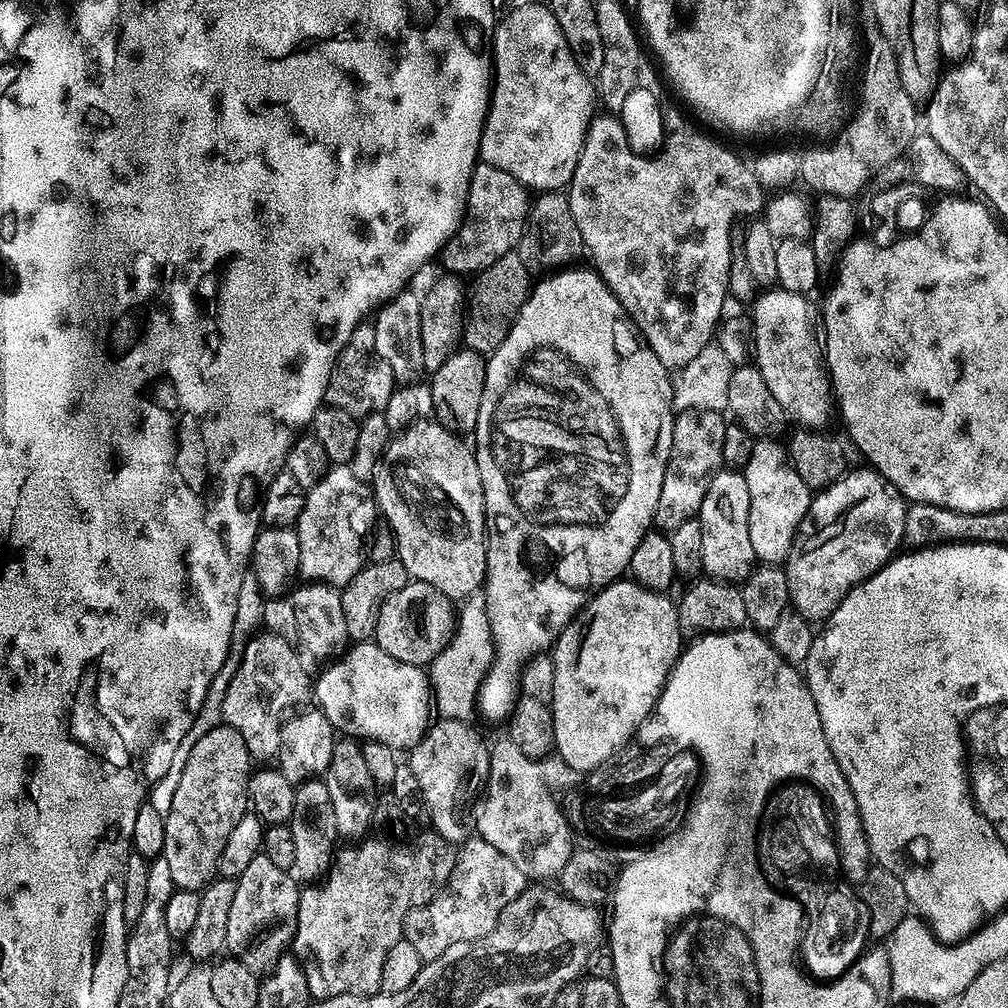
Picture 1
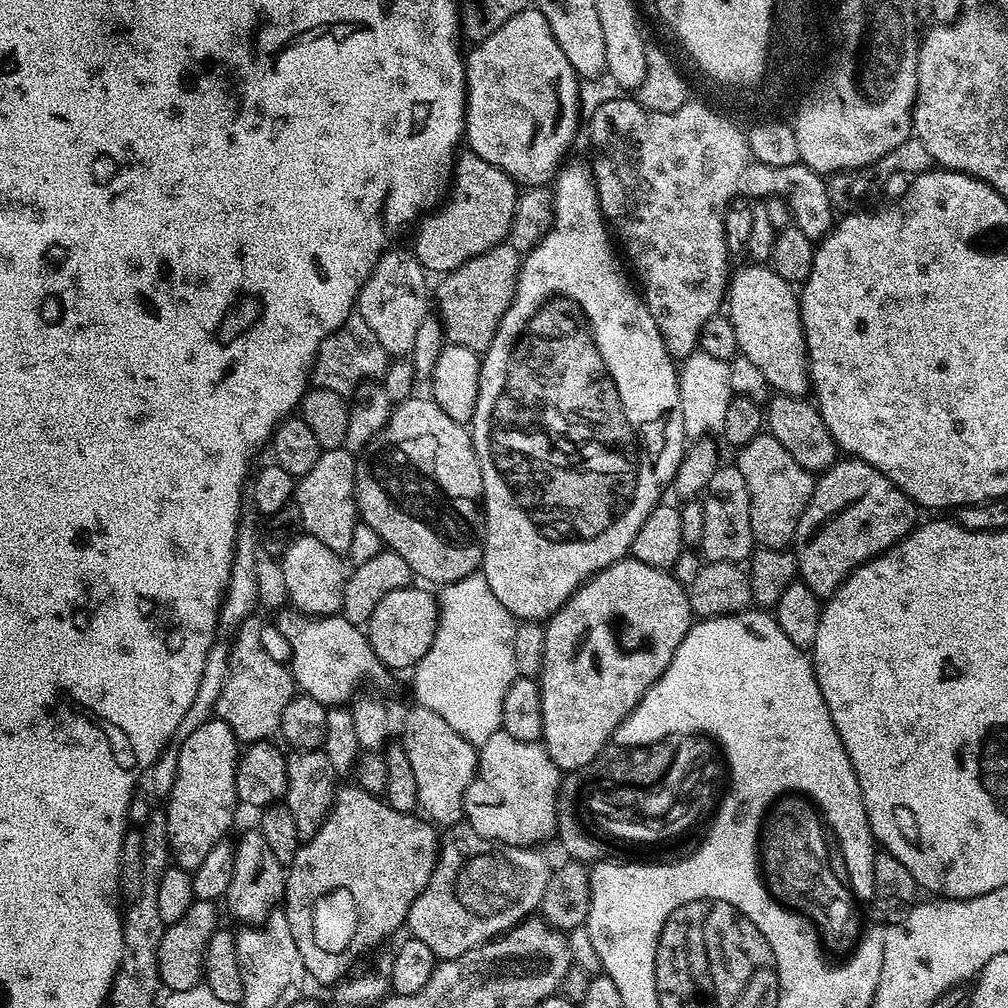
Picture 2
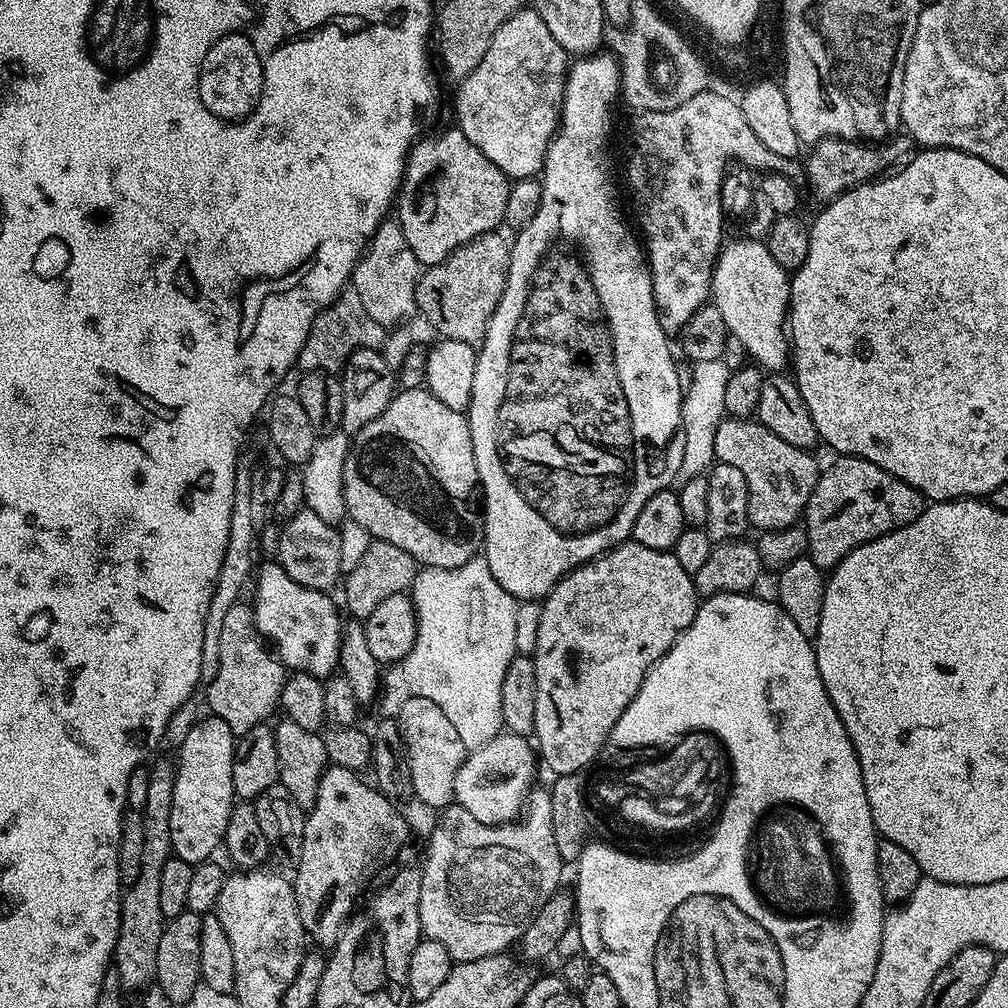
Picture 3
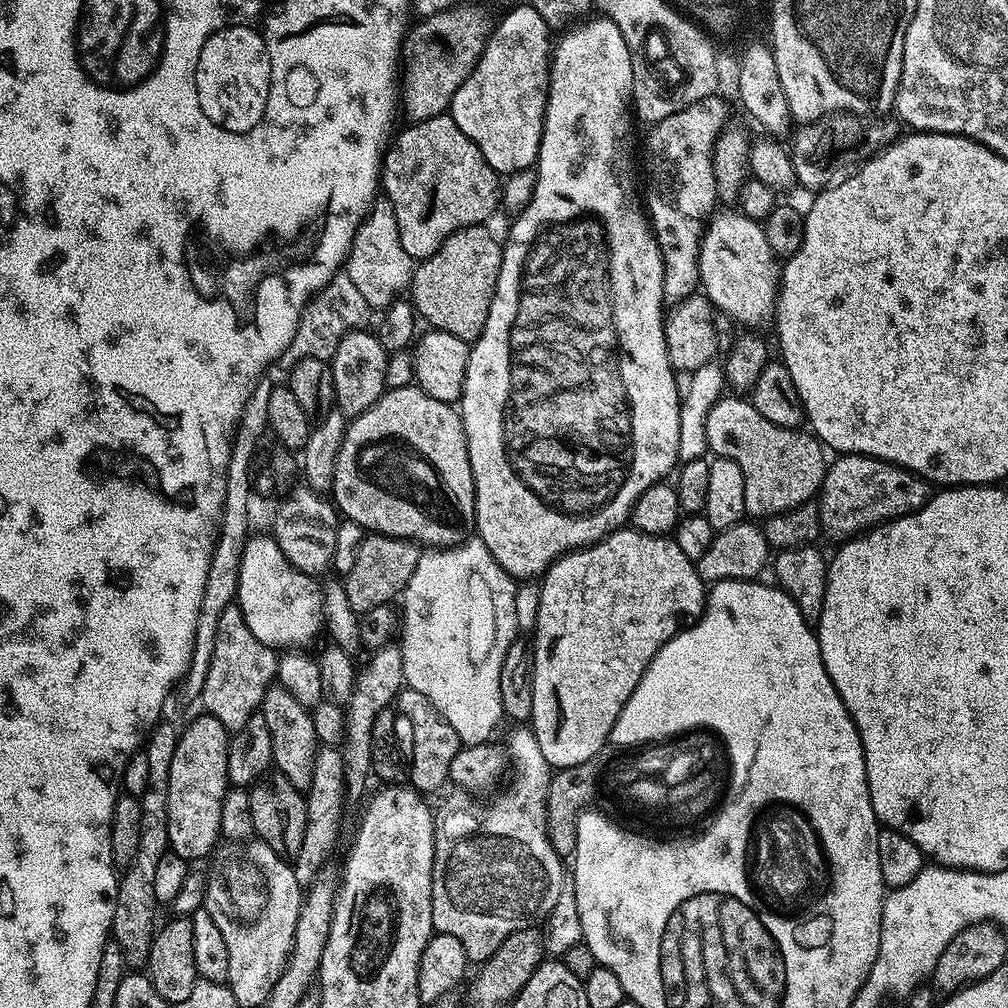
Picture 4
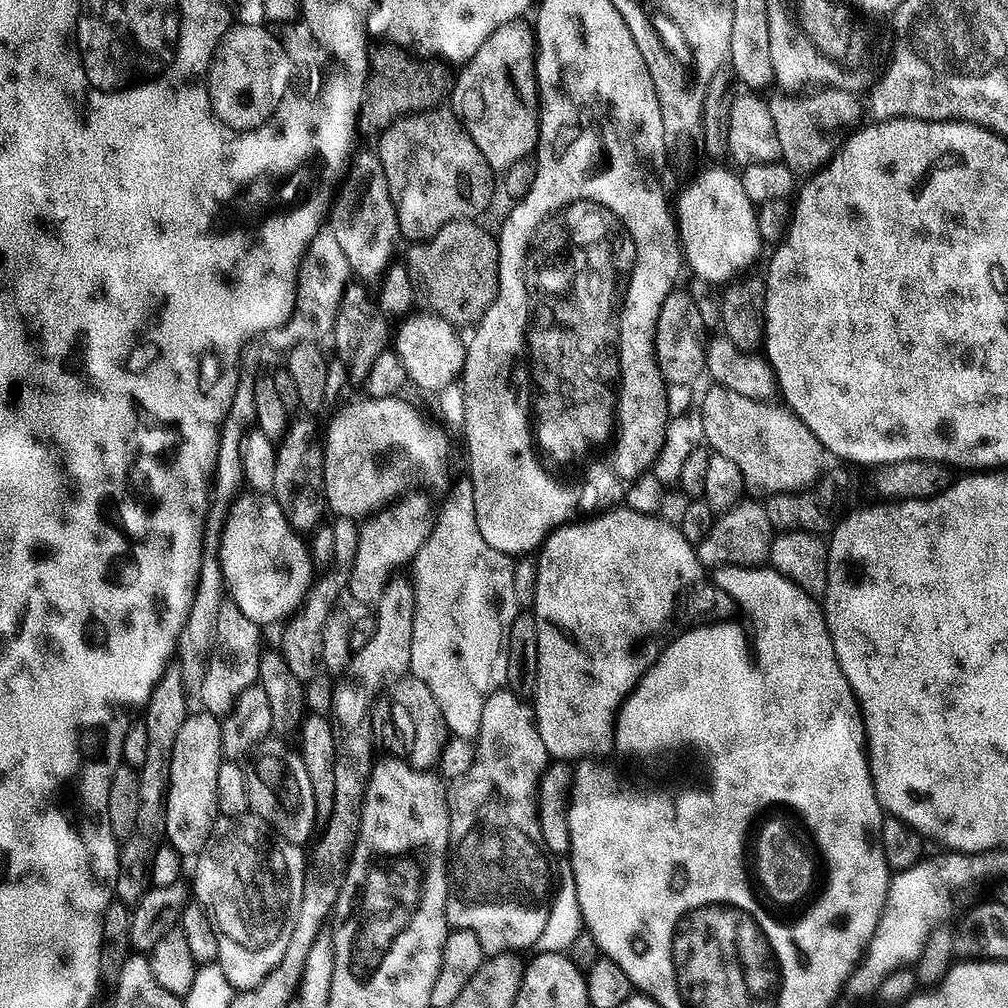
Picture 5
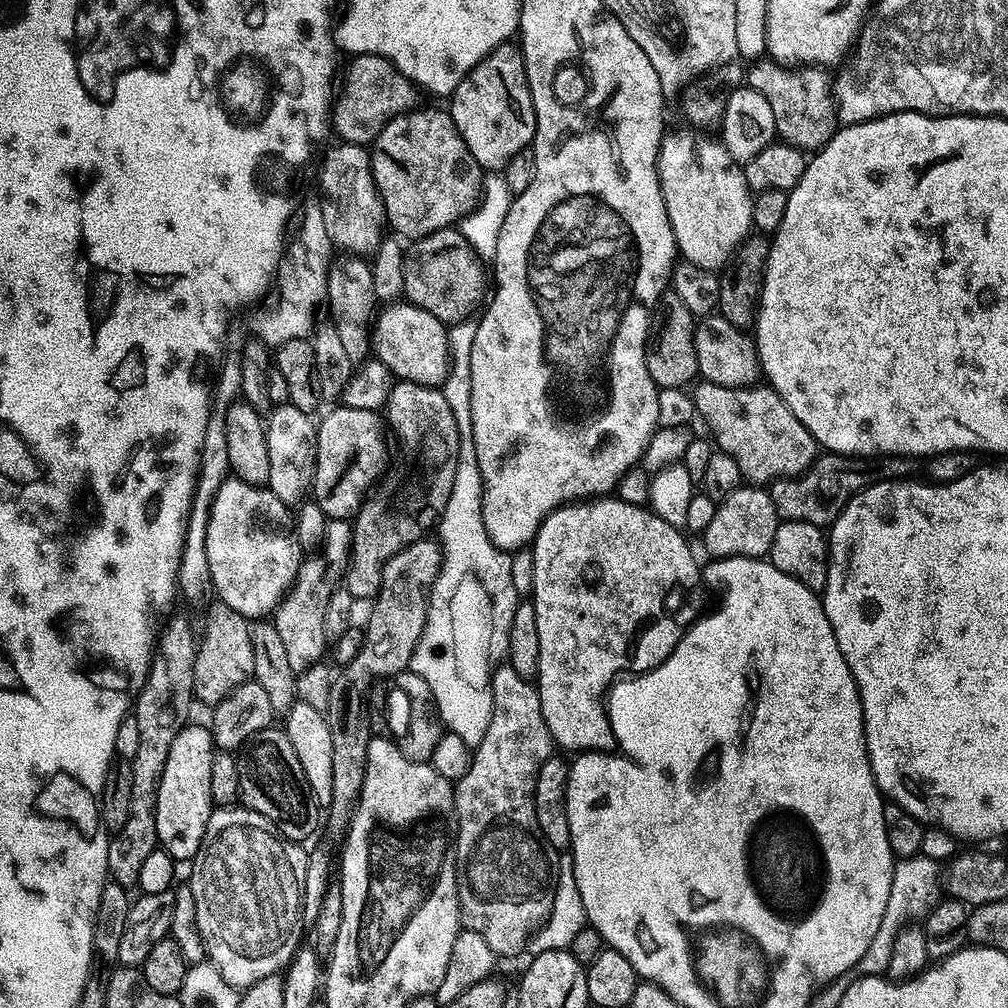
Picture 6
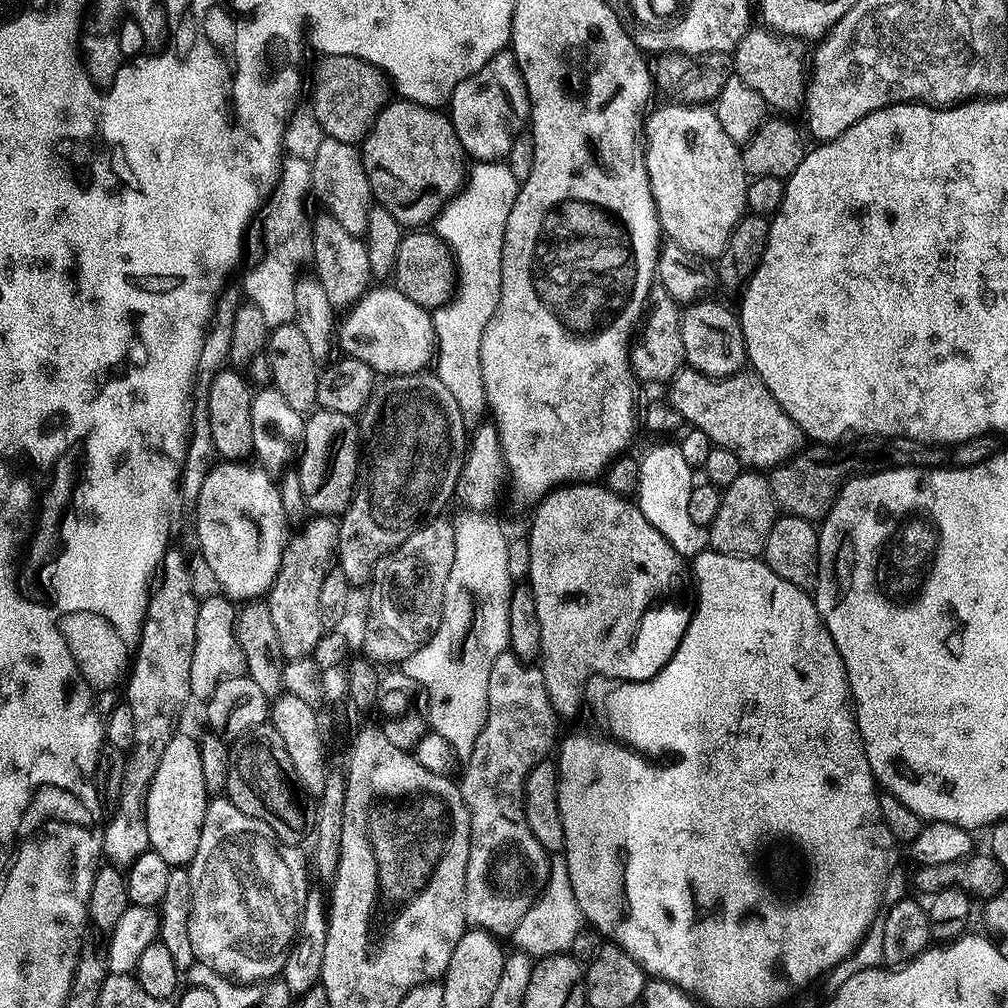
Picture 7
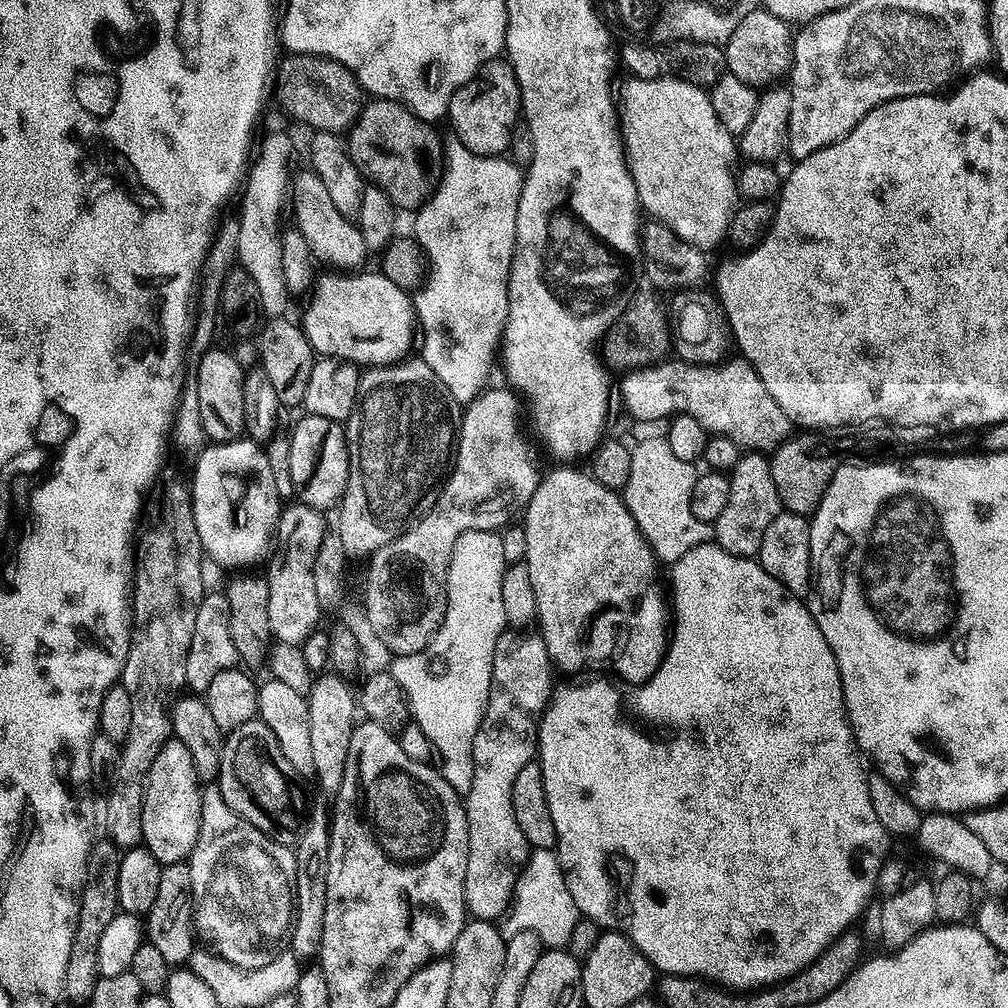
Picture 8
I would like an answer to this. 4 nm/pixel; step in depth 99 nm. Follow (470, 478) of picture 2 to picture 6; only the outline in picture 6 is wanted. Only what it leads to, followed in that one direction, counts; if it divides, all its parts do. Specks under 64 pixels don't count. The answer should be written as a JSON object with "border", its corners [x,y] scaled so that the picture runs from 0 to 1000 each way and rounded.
{"border":[[[340,403],[316,418],[313,426],[315,435],[315,450],[313,451],[313,469],[308,489],[309,495],[321,507],[325,516],[344,516],[352,513],[358,500],[370,487],[371,481],[382,471],[385,460],[385,437],[381,434],[383,421],[377,409],[367,407],[351,407]]]}

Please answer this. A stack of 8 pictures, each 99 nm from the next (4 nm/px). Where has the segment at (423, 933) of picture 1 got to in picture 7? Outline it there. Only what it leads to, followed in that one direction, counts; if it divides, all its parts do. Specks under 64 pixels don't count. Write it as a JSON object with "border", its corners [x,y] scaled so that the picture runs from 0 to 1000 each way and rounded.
{"border":[[[506,645],[499,646],[493,646],[488,652],[486,673],[484,674],[484,711],[474,728],[474,732],[470,736],[470,744],[466,748],[466,752],[459,759],[460,767],[458,767],[458,762],[454,770],[456,787],[460,793],[460,799],[464,801],[464,807],[466,808],[466,845],[462,855],[462,875],[460,876],[460,912],[468,921],[477,921],[480,925],[485,925],[493,931],[507,930],[508,924],[514,919],[514,915],[518,915],[522,903],[526,903],[526,899],[536,890],[536,886],[540,884],[540,879],[544,875],[546,847],[540,842],[538,835],[534,835],[534,831],[530,831],[530,823],[526,823],[526,815],[522,815],[520,781],[522,780],[522,772],[526,768],[526,764],[530,764],[530,760],[534,760],[534,756],[545,753],[546,747],[544,745],[547,742],[549,745],[550,739],[554,734],[554,729],[552,730],[554,711],[548,702],[546,692],[542,688],[542,677],[538,673],[535,662],[531,658],[514,654]]]}

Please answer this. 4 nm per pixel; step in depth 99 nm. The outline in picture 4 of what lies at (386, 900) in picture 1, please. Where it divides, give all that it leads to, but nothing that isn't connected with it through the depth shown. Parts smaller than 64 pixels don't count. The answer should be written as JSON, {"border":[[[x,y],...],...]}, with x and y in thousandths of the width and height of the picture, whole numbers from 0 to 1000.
{"border":[[[317,740],[313,744],[312,756],[312,772],[310,779],[304,784],[306,795],[306,818],[304,819],[304,831],[300,831],[300,843],[292,850],[294,870],[299,878],[310,876],[311,869],[318,860],[326,856],[329,840],[333,837],[333,831],[337,827],[337,809],[343,799],[343,787],[341,785],[340,752],[338,743],[333,740]]]}

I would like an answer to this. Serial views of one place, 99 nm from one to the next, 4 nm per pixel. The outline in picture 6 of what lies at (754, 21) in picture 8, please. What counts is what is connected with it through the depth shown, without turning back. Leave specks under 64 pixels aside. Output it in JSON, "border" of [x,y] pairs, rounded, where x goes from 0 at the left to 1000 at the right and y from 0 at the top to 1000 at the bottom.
{"border":[[[755,58],[740,71],[741,86],[752,89],[768,112],[771,136],[795,149],[813,149],[831,130],[827,79],[813,65],[779,65],[765,58]]]}

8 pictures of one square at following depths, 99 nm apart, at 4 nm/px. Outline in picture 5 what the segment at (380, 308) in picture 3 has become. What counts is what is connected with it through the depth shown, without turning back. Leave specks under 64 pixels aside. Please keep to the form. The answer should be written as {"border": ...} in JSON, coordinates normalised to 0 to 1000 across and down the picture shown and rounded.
{"border":[[[372,150],[357,151],[354,155],[352,152],[343,168],[343,175],[327,203],[327,225],[333,231],[335,244],[339,244],[339,252],[343,252],[346,271],[358,279],[373,280],[390,261],[393,238],[398,237],[393,199],[387,192],[379,161]]]}

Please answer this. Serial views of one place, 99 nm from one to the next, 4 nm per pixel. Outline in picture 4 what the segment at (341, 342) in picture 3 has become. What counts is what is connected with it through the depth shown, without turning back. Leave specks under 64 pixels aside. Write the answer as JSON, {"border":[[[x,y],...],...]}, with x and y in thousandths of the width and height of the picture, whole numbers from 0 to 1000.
{"border":[[[335,272],[310,294],[302,307],[298,309],[298,318],[294,324],[294,330],[286,340],[286,346],[278,352],[277,364],[289,367],[300,355],[328,358],[329,353],[335,347],[335,339],[339,339],[339,335],[344,329],[356,326],[360,322],[357,320],[365,313],[367,313],[367,307],[359,296],[359,292],[355,292],[355,284],[351,284],[351,280],[347,280],[344,272]]]}

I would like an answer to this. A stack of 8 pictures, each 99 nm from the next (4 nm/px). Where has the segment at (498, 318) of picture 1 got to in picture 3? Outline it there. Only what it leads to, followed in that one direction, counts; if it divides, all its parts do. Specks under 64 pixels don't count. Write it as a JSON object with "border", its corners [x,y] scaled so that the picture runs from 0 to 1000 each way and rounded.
{"border":[[[495,229],[483,230],[450,248],[438,260],[422,265],[413,281],[413,305],[416,313],[425,316],[425,321],[434,330],[434,334],[462,339],[462,343],[475,346],[482,335],[482,327],[486,323],[486,315],[490,315],[490,308],[494,308],[494,300],[504,283],[504,269],[508,248],[505,239],[496,235]]]}

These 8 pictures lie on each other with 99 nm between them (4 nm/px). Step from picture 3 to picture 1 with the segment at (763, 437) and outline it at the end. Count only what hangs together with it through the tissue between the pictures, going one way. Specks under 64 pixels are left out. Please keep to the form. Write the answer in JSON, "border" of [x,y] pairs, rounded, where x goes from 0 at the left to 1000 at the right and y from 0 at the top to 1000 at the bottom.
{"border":[[[754,435],[746,441],[744,458],[737,464],[740,482],[744,485],[744,539],[754,560],[777,561],[790,537],[792,522],[800,514],[802,503],[806,501],[807,485],[796,478],[792,466],[788,466],[785,455],[777,439],[770,435]]]}

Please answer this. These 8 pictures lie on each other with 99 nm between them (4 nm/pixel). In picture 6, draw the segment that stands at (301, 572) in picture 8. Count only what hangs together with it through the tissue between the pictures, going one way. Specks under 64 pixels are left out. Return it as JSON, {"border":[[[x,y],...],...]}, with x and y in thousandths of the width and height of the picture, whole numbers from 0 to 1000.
{"border":[[[348,515],[324,517],[320,543],[299,559],[294,576],[274,602],[272,618],[280,633],[288,665],[295,669],[318,658],[322,654],[321,646],[326,646],[327,636],[323,633],[321,618],[323,601],[326,600],[328,590],[340,580],[341,570],[345,567],[345,559],[349,553],[349,522]]]}

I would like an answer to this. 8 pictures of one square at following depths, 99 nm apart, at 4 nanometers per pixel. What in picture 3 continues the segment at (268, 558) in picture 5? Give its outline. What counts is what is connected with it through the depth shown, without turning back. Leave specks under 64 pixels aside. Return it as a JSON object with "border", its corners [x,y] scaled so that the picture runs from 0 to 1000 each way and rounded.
{"border":[[[270,558],[270,560],[262,560],[262,561],[259,562],[259,563],[258,563],[258,561],[257,561],[256,566],[253,568],[253,571],[252,571],[252,579],[253,579],[253,575],[254,575],[254,599],[252,598],[252,618],[253,618],[253,621],[254,621],[254,626],[255,626],[255,628],[257,628],[257,630],[259,632],[261,632],[261,634],[263,636],[268,637],[268,639],[269,639],[269,635],[270,635],[271,640],[269,639],[269,642],[272,644],[273,650],[276,652],[278,658],[282,660],[283,664],[293,665],[295,667],[307,667],[310,671],[314,672],[314,673],[328,672],[330,670],[330,668],[332,668],[334,666],[334,663],[335,663],[335,660],[336,660],[336,657],[337,657],[337,632],[339,630],[339,614],[337,615],[338,604],[335,602],[335,599],[334,599],[335,604],[333,604],[332,597],[329,596],[328,593],[327,593],[328,590],[326,590],[325,587],[316,587],[315,585],[312,585],[311,583],[305,583],[304,581],[300,581],[296,577],[292,577],[292,573],[288,573],[288,569],[284,569],[284,565],[281,563],[281,562],[279,562],[279,560],[277,560],[277,558]]]}

